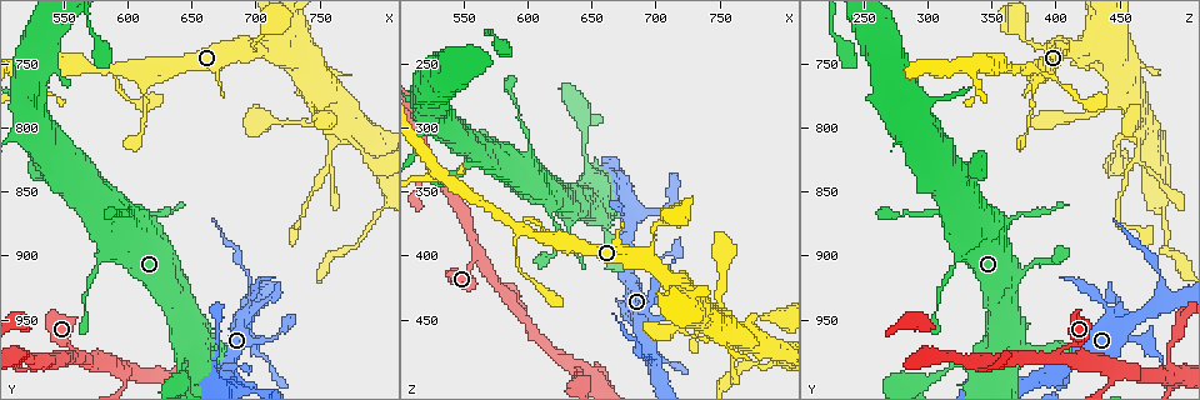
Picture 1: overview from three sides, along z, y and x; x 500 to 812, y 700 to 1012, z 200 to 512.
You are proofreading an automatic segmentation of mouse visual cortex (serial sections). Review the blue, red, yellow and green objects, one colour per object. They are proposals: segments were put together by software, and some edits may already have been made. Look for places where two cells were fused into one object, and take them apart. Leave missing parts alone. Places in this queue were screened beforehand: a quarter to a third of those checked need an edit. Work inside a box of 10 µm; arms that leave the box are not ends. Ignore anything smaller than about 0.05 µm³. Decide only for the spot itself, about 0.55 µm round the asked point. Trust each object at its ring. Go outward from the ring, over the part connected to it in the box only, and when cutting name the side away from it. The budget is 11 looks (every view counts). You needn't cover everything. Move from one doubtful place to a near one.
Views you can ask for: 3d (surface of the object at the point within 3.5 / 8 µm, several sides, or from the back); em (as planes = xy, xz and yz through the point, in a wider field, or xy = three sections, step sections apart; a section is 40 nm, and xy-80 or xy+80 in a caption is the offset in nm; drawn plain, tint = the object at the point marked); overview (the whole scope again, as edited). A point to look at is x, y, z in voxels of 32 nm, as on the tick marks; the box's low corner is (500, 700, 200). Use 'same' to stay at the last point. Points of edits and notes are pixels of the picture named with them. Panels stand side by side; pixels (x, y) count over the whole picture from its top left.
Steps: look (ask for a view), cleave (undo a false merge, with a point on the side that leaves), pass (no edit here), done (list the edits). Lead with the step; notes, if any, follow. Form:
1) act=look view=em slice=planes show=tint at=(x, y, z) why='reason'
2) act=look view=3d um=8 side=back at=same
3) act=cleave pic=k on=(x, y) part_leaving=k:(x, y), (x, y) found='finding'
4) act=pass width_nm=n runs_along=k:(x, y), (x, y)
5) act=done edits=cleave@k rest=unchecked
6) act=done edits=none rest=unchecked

act=look view=em slice=xy step=1 show=tint at=(594, 994, 444) why='three arms meet'

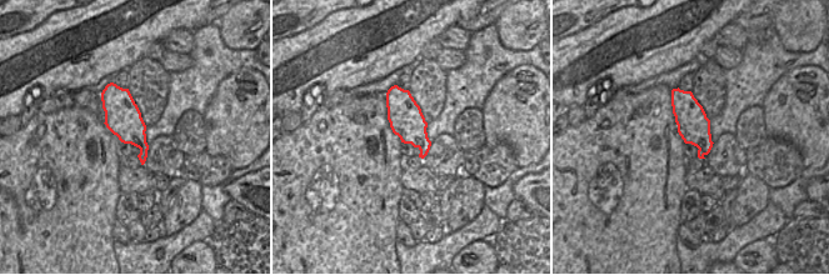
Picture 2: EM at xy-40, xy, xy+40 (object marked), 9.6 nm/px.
act=look view=3d um=3.5 at=same why='wider look'

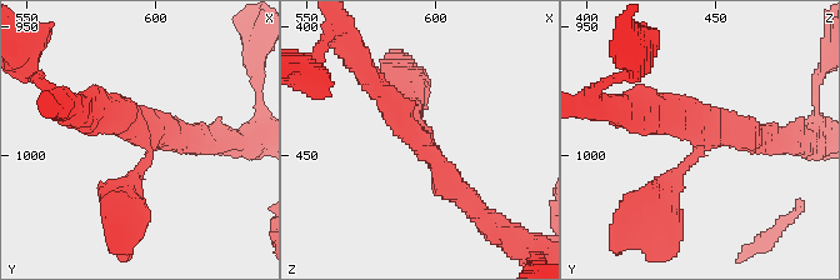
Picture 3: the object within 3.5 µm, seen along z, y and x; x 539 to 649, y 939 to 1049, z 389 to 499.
act=pass width_nm=340 runs_along=3:(373, 83), (473, 204) found='all the same cell'

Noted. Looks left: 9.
act=look view=3d um=3.5 at=(644, 992, 490) why='thin neck'

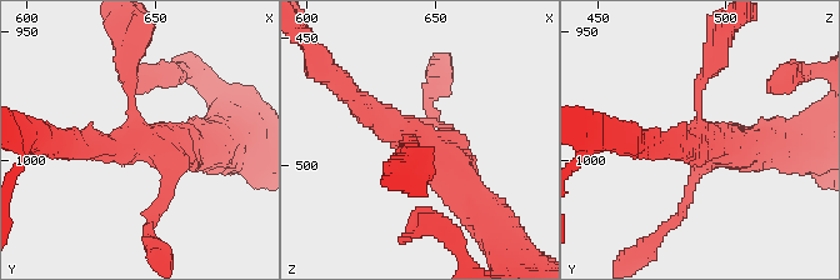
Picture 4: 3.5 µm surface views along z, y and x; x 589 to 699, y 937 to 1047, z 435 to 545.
act=look view=em slice=xy step=1 show=tint at=(641, 993, 488) why='shape alone is not enough'

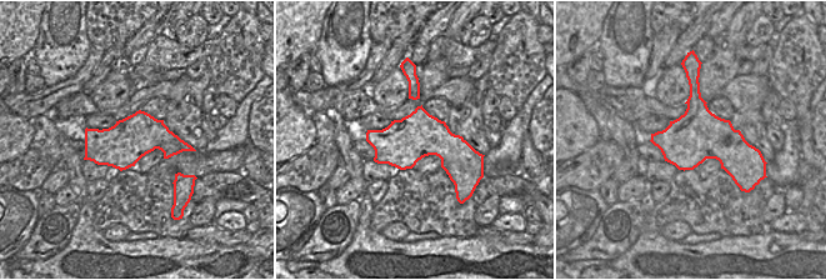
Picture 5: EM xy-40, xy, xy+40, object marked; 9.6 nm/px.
act=pass arms=4 arm_widths_nm=150,200,300,500 runs_along=4:(345, 90), (449, 166), (471, 195) found='one cell here'

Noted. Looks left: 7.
act=look view=3d um=3.5 at=(696, 944, 474) why='looks like a crossing'

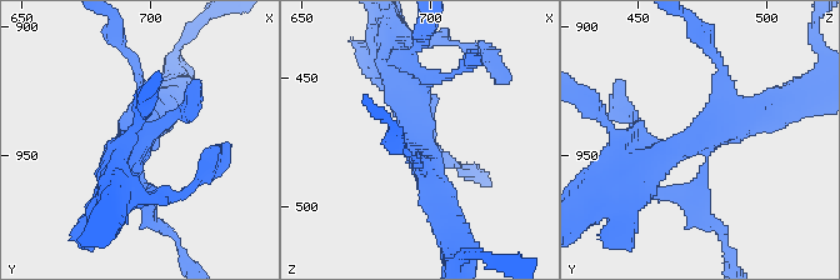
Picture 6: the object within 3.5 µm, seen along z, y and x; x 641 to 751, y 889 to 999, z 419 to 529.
act=look view=em slice=xy step=5 show=tint at=(697, 943, 475) why='shape alone is not enough'

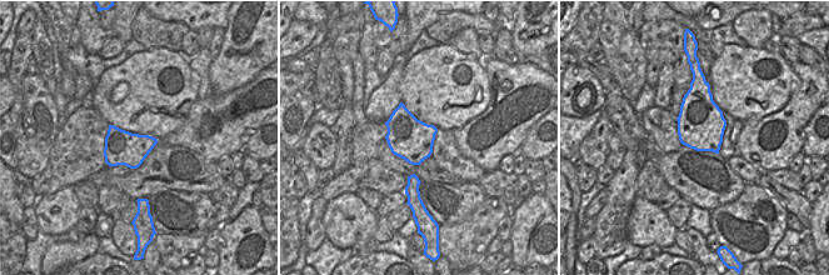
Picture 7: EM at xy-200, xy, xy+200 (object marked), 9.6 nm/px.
act=look view=em slice=xy step=1 show=tint at=same

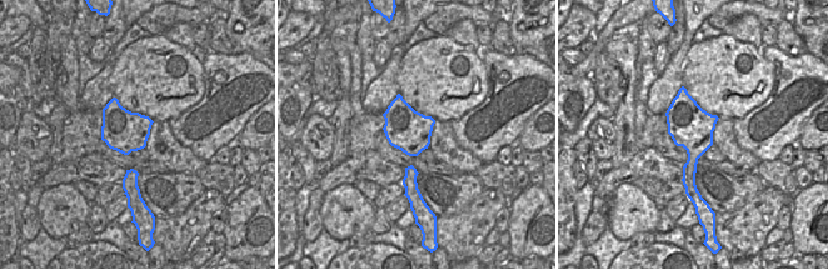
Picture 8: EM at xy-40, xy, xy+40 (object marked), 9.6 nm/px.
act=pass runs_along=6:(636, 170), (764, 108) found='continuous, no second cell'

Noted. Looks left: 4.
act=look view=3d um=8 at=(756, 822, 462)

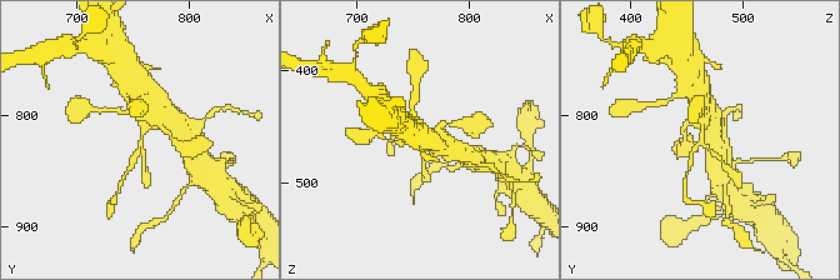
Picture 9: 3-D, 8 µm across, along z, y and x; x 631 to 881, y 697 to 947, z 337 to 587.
act=look view=em slice=xy step=5 show=tint at=same why='now the EM'

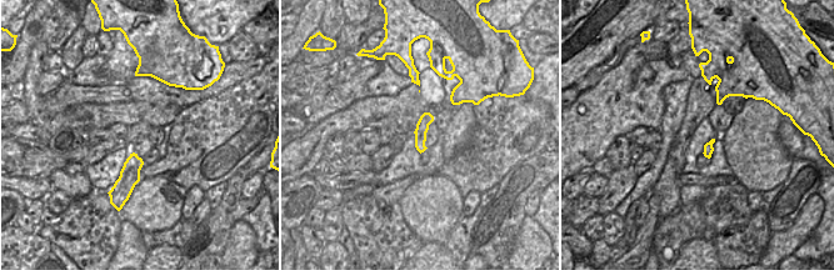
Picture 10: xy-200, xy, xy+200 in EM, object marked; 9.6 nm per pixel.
act=pass runs_along=10:(427, 115), (420, 131), (420, 148) found='one cell here'

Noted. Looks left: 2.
act=done edits=none rest=unchecked

